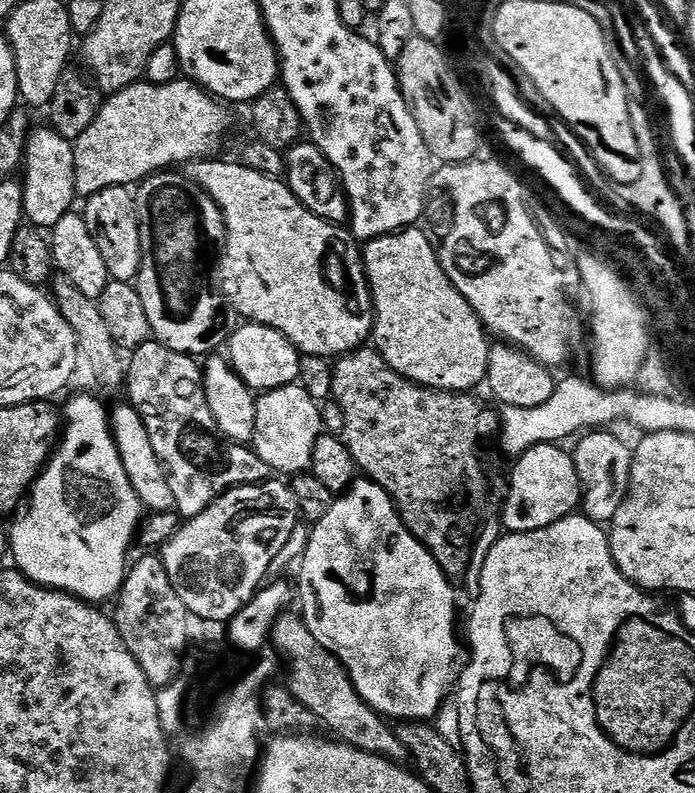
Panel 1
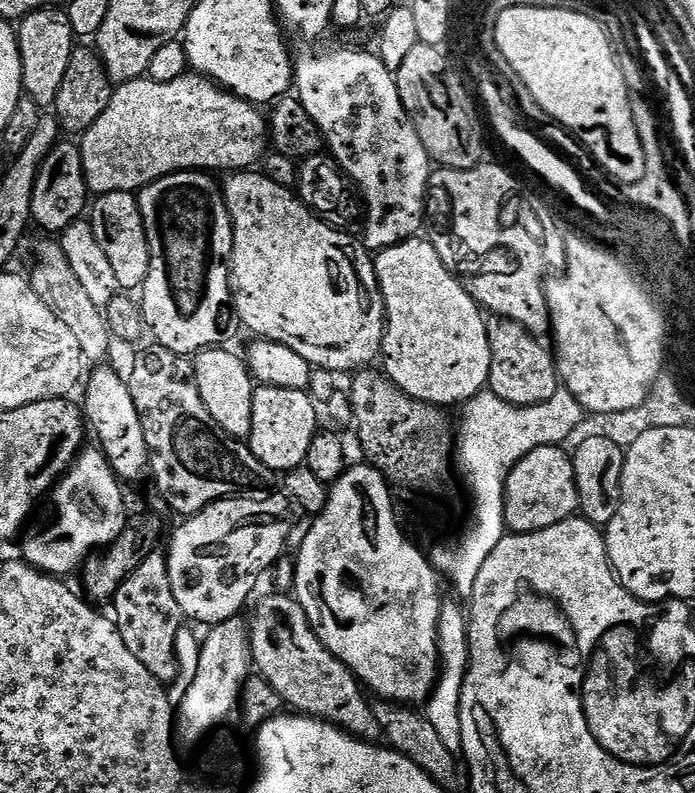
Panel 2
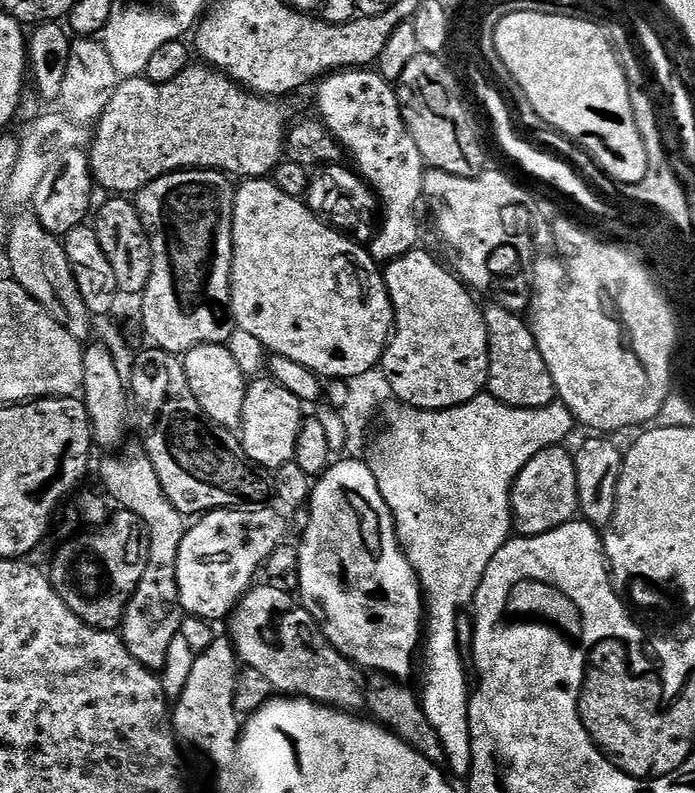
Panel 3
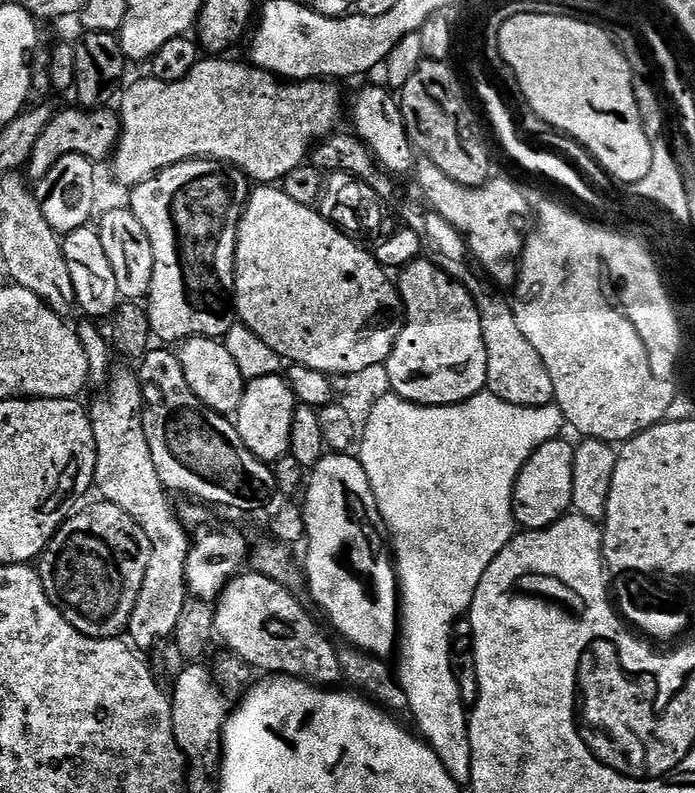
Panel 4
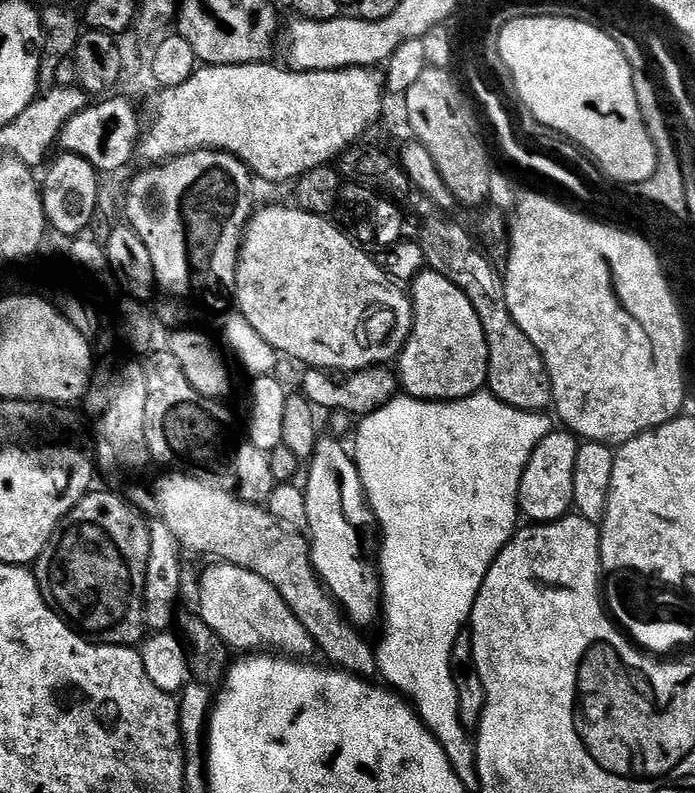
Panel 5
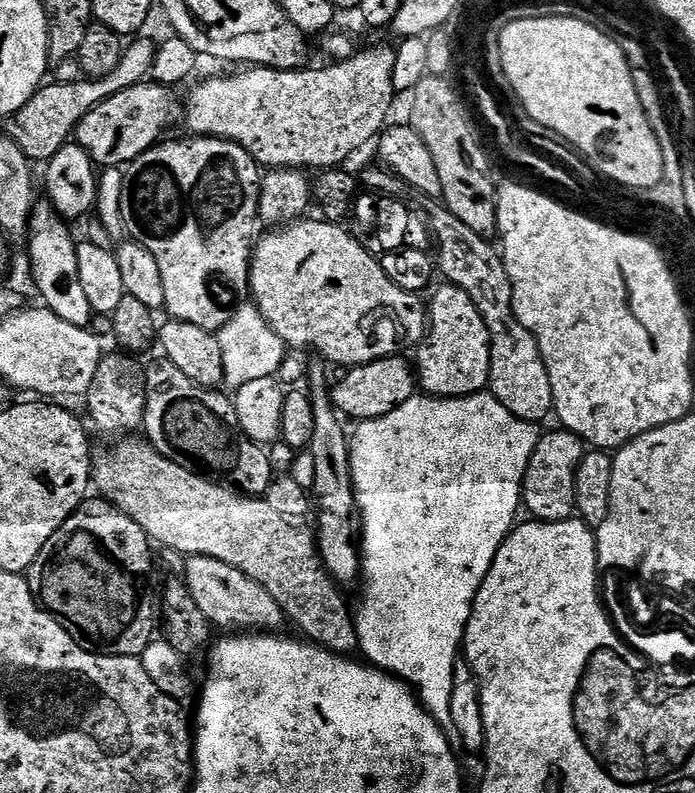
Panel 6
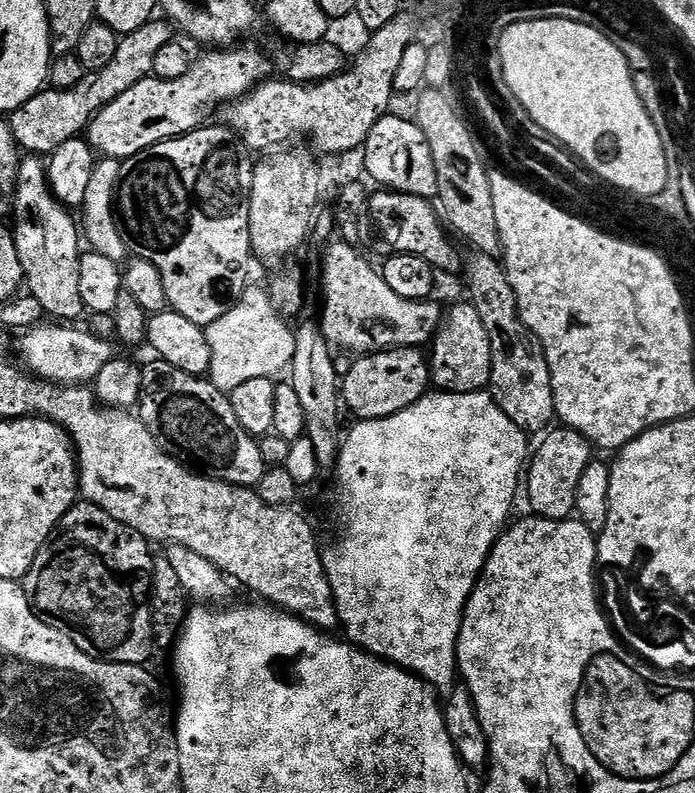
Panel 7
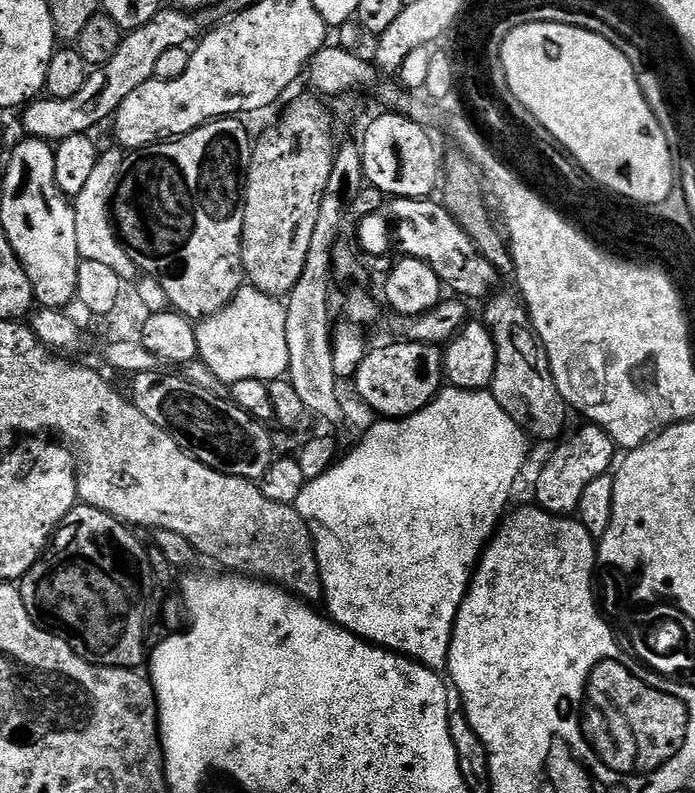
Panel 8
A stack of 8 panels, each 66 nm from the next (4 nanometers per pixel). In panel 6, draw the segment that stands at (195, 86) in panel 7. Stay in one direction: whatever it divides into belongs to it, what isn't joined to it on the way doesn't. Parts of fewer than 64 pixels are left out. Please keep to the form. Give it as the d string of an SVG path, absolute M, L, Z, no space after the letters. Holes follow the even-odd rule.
M145 82L106 98L106 102L94 106L94 110L90 110L82 122L78 122L74 133L75 143L89 152L93 164L101 169L131 164L143 152L150 151L175 120L181 119L182 104L176 101L172 92L175 91L163 84Z

